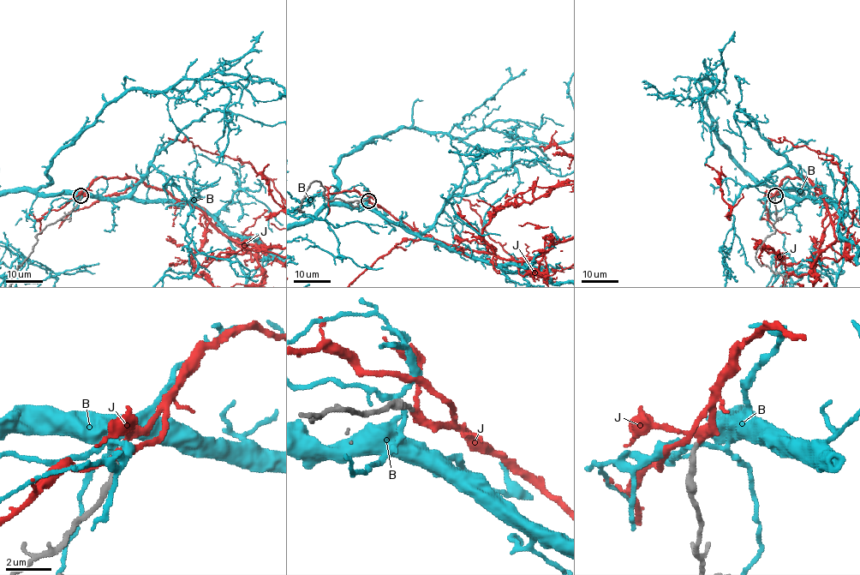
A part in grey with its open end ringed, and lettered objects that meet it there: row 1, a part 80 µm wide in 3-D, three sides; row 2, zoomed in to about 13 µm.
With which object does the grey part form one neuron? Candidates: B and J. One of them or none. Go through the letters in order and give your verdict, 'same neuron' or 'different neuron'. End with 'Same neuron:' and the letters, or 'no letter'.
B: different neuron
J: same neuron
Same neuron: J

